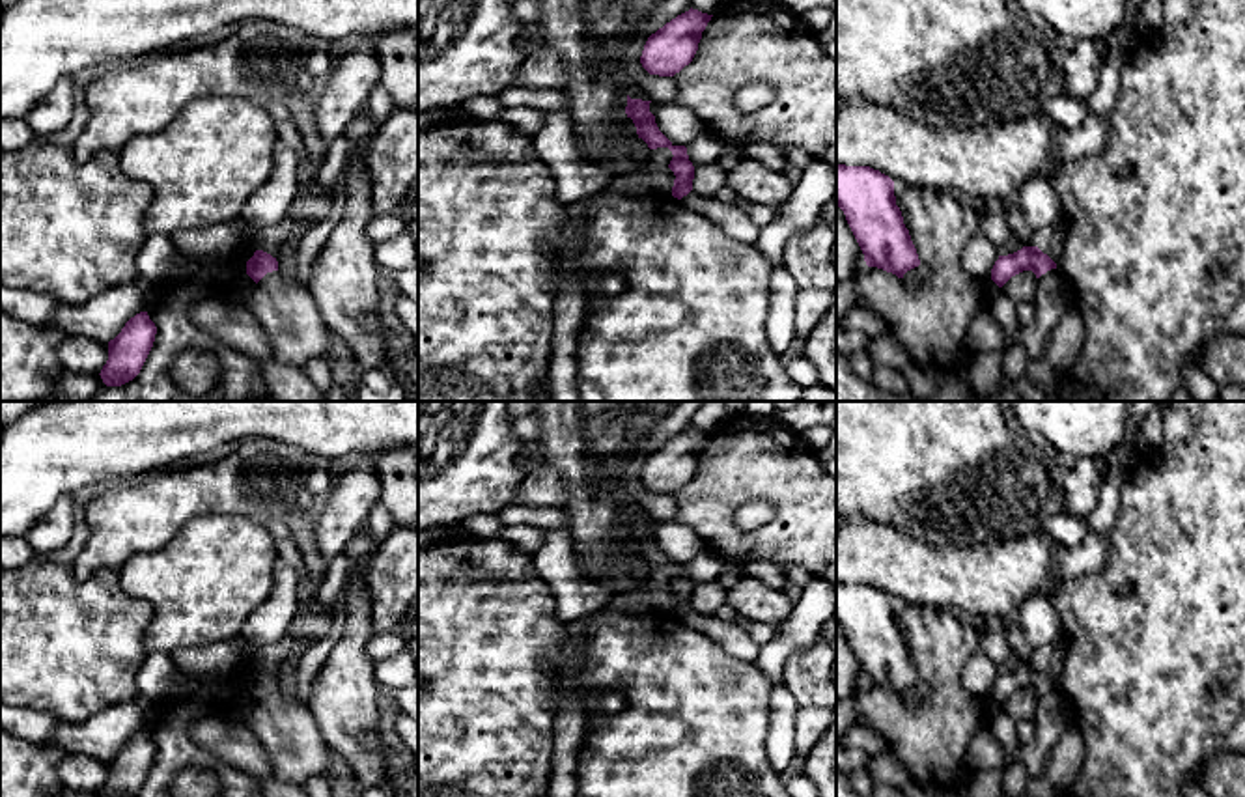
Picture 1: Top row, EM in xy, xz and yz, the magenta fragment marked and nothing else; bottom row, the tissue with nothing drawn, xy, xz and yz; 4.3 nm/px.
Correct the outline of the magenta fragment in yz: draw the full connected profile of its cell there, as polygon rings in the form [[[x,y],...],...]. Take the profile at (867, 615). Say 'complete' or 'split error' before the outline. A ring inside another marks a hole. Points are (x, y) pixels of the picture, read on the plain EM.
complete; [[[836,582],[836,623],[844,629],[868,685],[903,696],[920,683],[888,594],[870,584]]]

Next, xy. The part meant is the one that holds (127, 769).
complete; [[[147,730],[131,735],[121,750],[108,760],[108,778],[101,797],[134,797],[155,760],[157,745]]]

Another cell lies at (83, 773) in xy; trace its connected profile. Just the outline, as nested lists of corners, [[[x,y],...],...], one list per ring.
[[[73,752],[62,760],[65,788],[71,791],[101,791],[108,778],[108,762]]]

